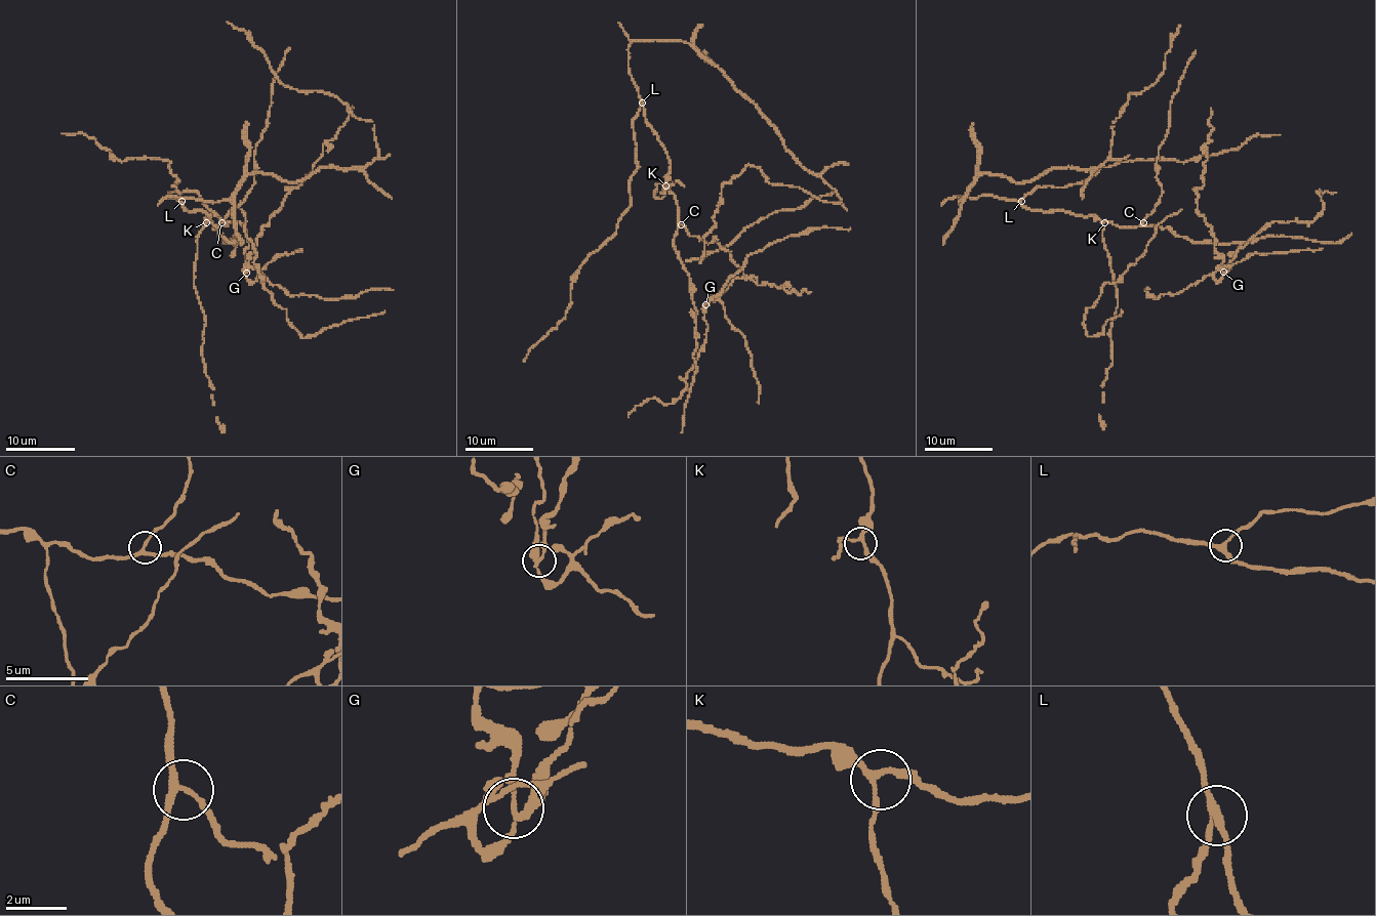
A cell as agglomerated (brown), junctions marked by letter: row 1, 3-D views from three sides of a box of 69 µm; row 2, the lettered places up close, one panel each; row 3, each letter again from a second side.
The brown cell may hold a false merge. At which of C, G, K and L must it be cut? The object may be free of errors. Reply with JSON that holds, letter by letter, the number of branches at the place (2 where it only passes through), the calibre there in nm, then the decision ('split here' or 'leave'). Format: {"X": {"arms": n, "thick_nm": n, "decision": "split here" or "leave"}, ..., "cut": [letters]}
{"C": {"arms": 3, "thick_nm": 200, "decision": "leave"}, "G": {"arms": 3, "thick_nm": 180, "decision": "split here"}, "K": {"arms": 3, "thick_nm": 190, "decision": "leave"}, "L": {"arms": 3, "thick_nm": 240, "decision": "leave"}, "cut": ["G"]}

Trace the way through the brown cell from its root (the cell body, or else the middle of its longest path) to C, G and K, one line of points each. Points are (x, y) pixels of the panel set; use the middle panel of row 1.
C: (632, 78), (643, 106), (645, 121), (666, 155), (671, 165), (666, 189), (677, 204), (677, 220), (681, 224)
G: (632, 78), (671, 165), (674, 248), (689, 277), (699, 334), (707, 327), (706, 303)
K: (632, 78), (643, 106), (645, 121), (657, 136), (671, 165), (665, 185)

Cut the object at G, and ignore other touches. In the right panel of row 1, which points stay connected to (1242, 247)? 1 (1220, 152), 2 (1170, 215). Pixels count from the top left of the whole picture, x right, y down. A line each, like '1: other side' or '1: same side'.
1: same side
2: same side

